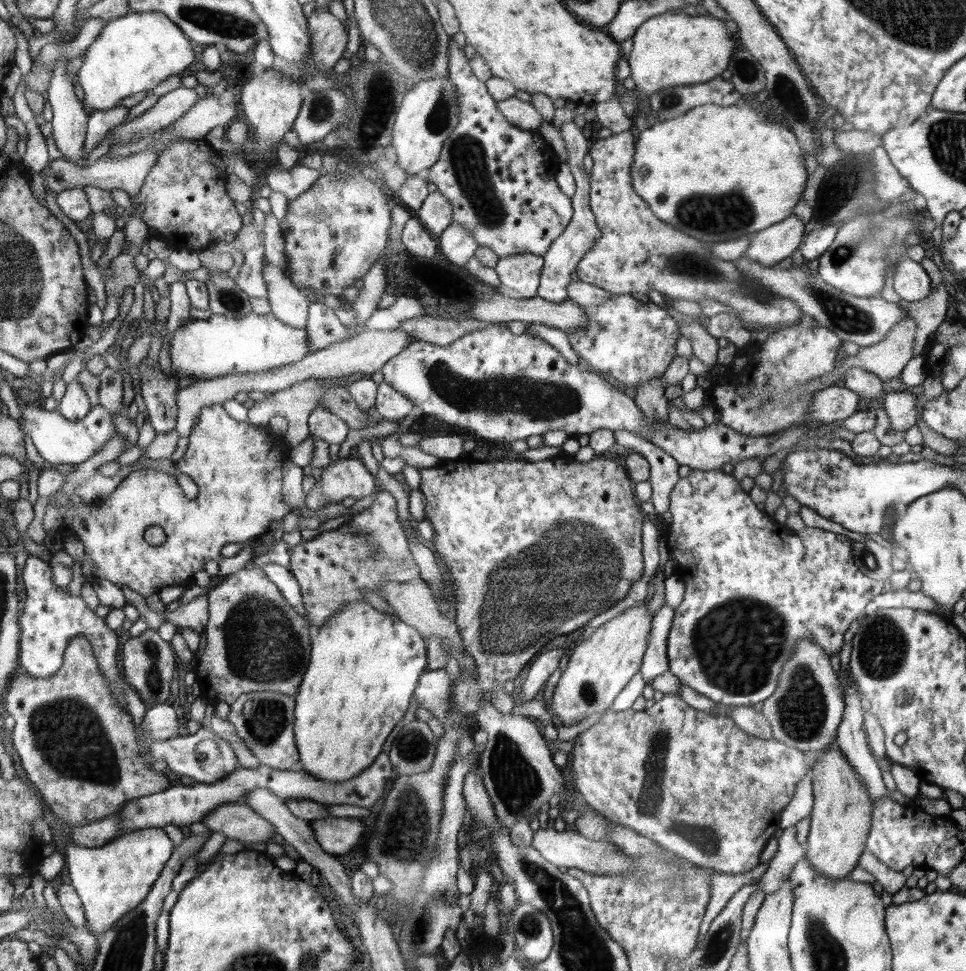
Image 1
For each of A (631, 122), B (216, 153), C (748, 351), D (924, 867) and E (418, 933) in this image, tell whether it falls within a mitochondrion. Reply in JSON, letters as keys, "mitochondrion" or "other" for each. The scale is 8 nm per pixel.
{"A":"other","B":"other","C":"other","D":"other","E":"mitochondrion"}

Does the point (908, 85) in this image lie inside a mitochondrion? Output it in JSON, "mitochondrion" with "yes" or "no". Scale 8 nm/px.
{"mitochondrion":"no"}

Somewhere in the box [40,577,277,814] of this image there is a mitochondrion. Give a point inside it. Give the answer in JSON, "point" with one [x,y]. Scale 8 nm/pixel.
{"point":[154,682]}

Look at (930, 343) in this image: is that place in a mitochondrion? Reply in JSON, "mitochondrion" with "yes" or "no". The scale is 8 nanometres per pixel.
{"mitochondrion":"no"}

